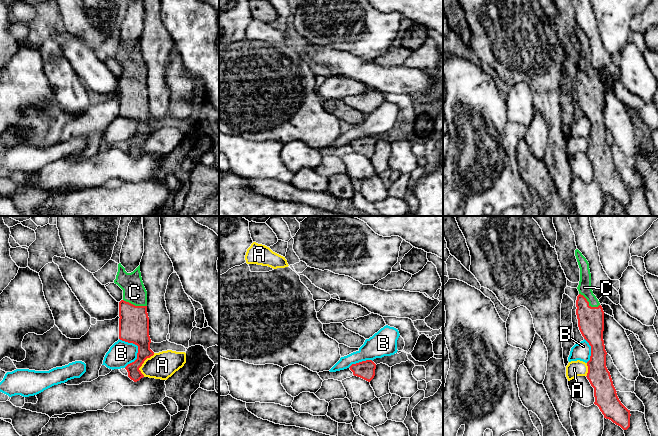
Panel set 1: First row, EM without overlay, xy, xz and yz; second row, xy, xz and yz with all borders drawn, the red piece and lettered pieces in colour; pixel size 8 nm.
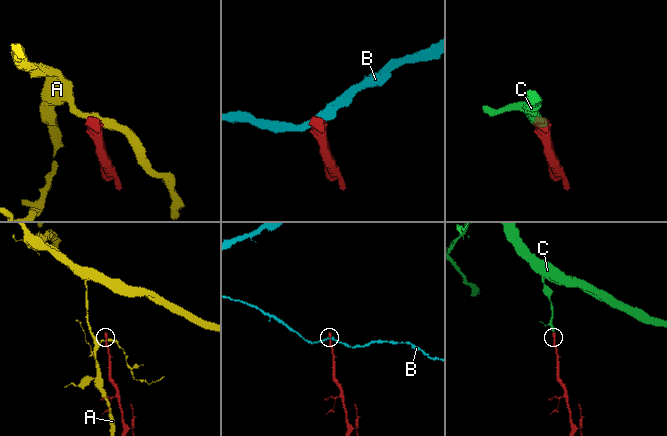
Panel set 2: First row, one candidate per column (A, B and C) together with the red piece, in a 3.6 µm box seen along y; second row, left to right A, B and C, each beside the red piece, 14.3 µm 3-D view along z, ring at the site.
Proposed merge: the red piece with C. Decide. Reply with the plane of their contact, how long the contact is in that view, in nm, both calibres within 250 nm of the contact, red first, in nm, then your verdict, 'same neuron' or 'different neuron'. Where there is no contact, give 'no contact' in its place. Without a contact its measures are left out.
yz | 190 nm | 200/110 nm | same neuron

